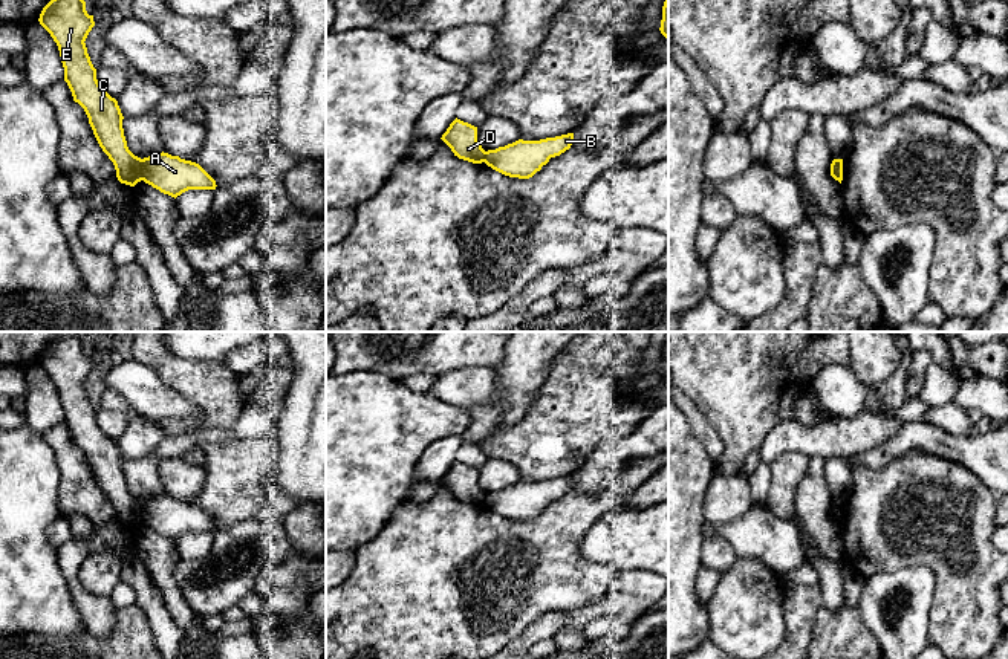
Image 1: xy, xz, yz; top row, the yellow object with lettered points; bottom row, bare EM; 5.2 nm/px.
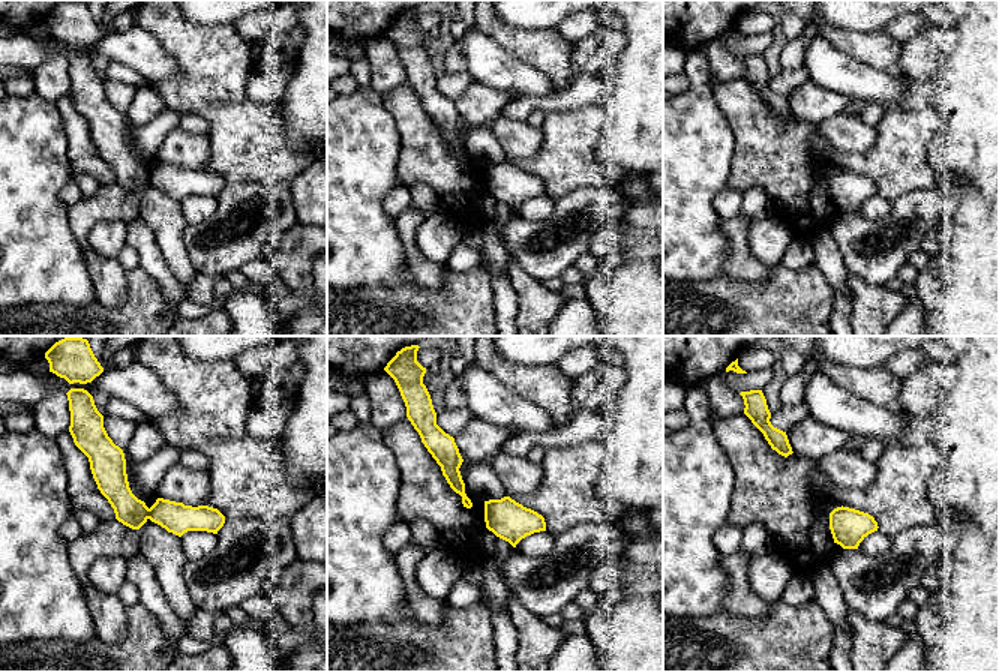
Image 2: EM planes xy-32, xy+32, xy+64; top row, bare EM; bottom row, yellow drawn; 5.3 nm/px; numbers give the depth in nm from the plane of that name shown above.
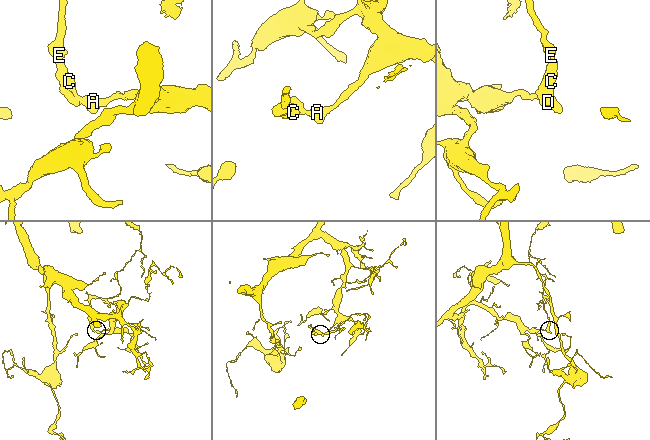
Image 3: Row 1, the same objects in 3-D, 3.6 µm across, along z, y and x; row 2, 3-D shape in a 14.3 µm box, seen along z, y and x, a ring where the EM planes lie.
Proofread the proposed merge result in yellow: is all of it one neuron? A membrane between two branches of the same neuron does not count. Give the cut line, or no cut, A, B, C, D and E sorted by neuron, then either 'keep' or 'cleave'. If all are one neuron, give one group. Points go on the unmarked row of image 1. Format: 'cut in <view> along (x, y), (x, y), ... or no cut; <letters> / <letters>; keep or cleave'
cut in xy along (141, 502), (143, 522); A B / C D E; cleave

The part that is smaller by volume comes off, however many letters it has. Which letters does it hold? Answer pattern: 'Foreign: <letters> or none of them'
Foreign: C, D, E

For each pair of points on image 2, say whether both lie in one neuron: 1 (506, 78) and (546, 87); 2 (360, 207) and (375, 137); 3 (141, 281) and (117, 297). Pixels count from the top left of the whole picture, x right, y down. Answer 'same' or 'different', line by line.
1: same
2: same
3: different

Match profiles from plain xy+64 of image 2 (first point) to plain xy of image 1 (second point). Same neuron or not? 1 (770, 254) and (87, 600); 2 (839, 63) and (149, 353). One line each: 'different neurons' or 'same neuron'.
1: different neurons
2: different neurons

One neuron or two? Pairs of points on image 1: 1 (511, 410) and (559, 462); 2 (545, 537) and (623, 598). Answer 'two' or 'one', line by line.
1: two
2: two

